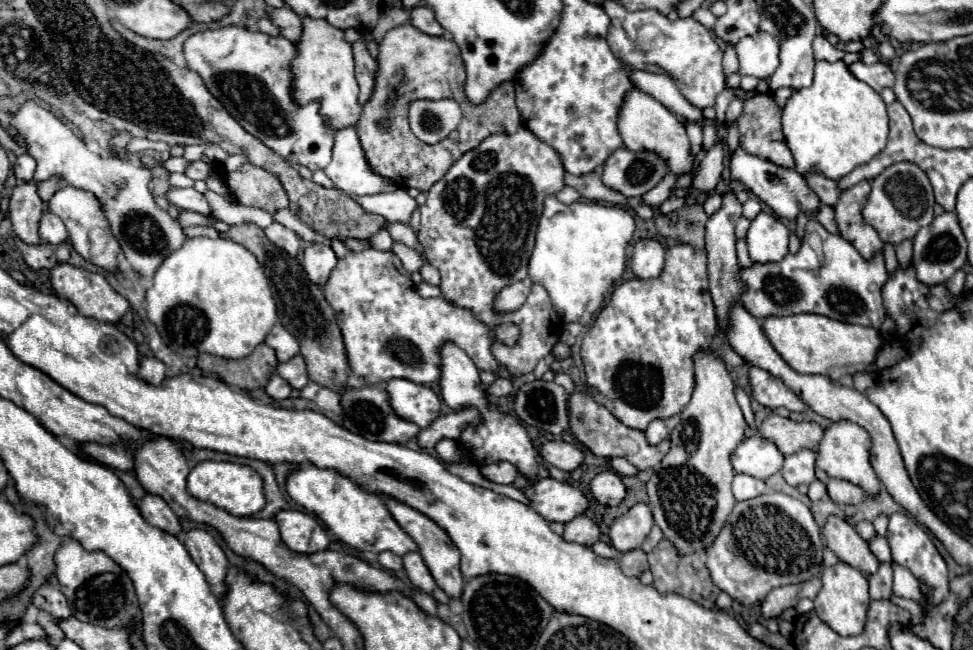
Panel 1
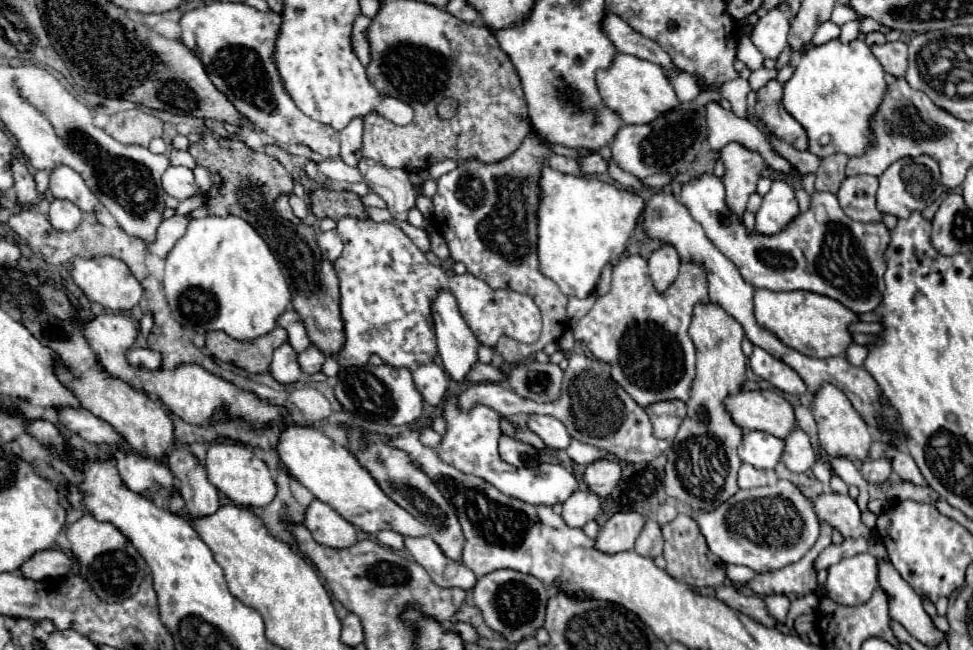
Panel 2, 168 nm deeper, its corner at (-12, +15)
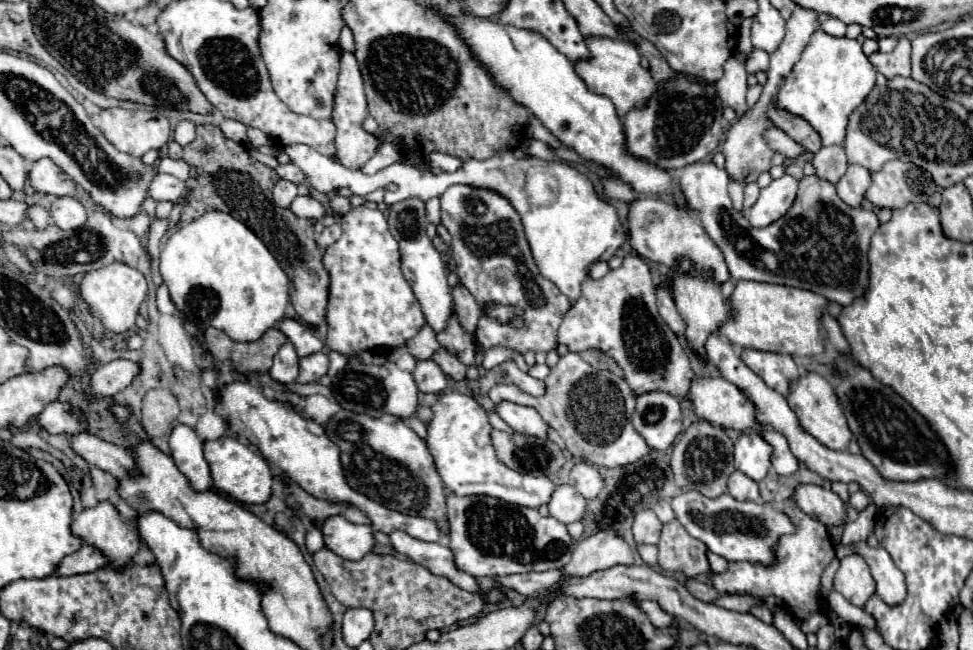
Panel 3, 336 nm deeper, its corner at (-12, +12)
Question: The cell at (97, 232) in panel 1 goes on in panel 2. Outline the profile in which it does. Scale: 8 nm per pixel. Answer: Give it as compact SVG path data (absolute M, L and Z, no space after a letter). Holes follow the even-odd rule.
M66 165L50 173L50 191L56 199L68 199L78 205L80 211L94 211L98 205L98 197L86 187L84 179Z

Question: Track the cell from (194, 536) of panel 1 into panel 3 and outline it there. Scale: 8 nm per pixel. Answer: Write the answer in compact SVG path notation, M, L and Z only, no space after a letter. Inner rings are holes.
M176 424L170 434L170 452L182 474L196 490L210 490L210 468L202 454L202 440L186 424Z

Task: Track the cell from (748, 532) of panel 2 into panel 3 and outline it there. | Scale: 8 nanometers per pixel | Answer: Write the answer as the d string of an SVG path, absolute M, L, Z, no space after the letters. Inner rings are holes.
M696 490L682 492L672 498L672 510L686 532L698 540L702 540L708 550L720 554L726 560L734 562L758 562L758 564L772 564L774 550L772 546L784 534L794 532L794 524L784 516L782 510L776 510L772 504L758 504L758 502L740 502L728 494L718 498L706 498Z

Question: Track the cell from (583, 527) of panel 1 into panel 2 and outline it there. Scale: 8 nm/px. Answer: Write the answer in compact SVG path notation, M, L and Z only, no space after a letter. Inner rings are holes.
M576 491L568 501L564 501L562 519L568 527L584 527L588 521L596 519L596 515L602 511L600 497L592 491Z

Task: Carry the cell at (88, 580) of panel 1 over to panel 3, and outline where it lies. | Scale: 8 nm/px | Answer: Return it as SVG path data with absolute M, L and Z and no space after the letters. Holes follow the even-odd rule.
M106 500L98 502L94 508L82 510L78 516L74 516L74 520L72 520L72 534L80 536L86 544L92 544L92 546L100 548L108 556L110 566L116 566L116 568L132 562L132 558L140 550L140 540L138 540L136 530L126 520L122 520L118 510Z

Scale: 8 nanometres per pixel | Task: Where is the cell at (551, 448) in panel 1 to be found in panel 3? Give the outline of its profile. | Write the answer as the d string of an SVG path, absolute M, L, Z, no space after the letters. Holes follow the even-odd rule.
M498 402L494 412L514 430L514 432L522 432L528 436L544 436L546 438L546 430L548 424L544 424L544 420L540 420L540 414L534 408L528 406L520 406L514 402Z

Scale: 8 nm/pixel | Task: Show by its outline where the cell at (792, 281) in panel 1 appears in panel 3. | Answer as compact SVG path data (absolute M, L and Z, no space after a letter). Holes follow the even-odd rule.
M696 162L684 166L680 172L682 172L680 188L684 188L684 196L688 196L688 204L696 208L696 216L700 218L708 236L712 236L712 240L716 240L718 248L722 250L732 280L756 280L756 282L772 282L772 284L804 288L828 300L836 300L842 306L852 304L856 296L864 296L868 284L868 244L872 232L876 232L876 228L880 226L874 210L862 206L852 208L838 198L832 182L822 180L818 176L804 176L800 180L798 196L792 208L770 226L752 228L742 214L736 214L734 218L732 200L728 196L728 174L724 168L718 168L710 162Z

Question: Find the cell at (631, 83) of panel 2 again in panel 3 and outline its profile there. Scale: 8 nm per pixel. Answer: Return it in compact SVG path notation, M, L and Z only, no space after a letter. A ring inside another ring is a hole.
M588 36L586 46L590 50L590 58L578 60L574 64L574 70L584 80L588 90L608 96L614 102L616 112L620 112L620 118L626 116L632 104L644 104L644 100L652 96L652 92L656 90L656 82L650 76L650 72L640 66L640 54L636 52L634 44L630 44L628 40L620 40L620 38Z

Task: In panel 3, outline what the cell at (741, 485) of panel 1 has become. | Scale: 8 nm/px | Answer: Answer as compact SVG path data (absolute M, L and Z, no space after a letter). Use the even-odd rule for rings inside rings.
M736 470L728 478L728 494L734 496L736 500L760 500L758 484L752 478L744 476L740 470Z

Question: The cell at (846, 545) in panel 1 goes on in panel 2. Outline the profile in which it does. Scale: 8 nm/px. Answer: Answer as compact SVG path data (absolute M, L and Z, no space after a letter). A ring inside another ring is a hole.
M820 495L816 499L816 513L820 521L862 521L856 501L848 495Z

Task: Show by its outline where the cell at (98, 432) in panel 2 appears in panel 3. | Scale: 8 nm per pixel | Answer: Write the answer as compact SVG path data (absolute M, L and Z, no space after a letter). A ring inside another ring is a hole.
M52 402L48 404L38 416L36 416L36 422L42 430L50 432L50 434L72 434L72 432L82 432L86 430L86 424L80 422L72 412L68 404L62 404L62 402Z

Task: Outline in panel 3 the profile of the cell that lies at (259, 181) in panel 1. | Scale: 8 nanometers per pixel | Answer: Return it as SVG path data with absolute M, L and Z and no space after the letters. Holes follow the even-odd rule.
M216 126L196 128L196 140L184 148L184 160L198 168L198 184L182 200L184 208L180 220L190 222L214 208L228 212L246 224L266 244L266 248L290 276L290 300L296 314L304 322L318 326L326 316L328 274L322 266L322 252L314 242L314 230L300 228L300 220L294 220L294 216L290 218L290 214L286 214L284 208L278 208L272 200L272 184L278 180L278 174L262 162L254 160L246 146L228 140ZM208 148L212 148L212 152L206 152Z

